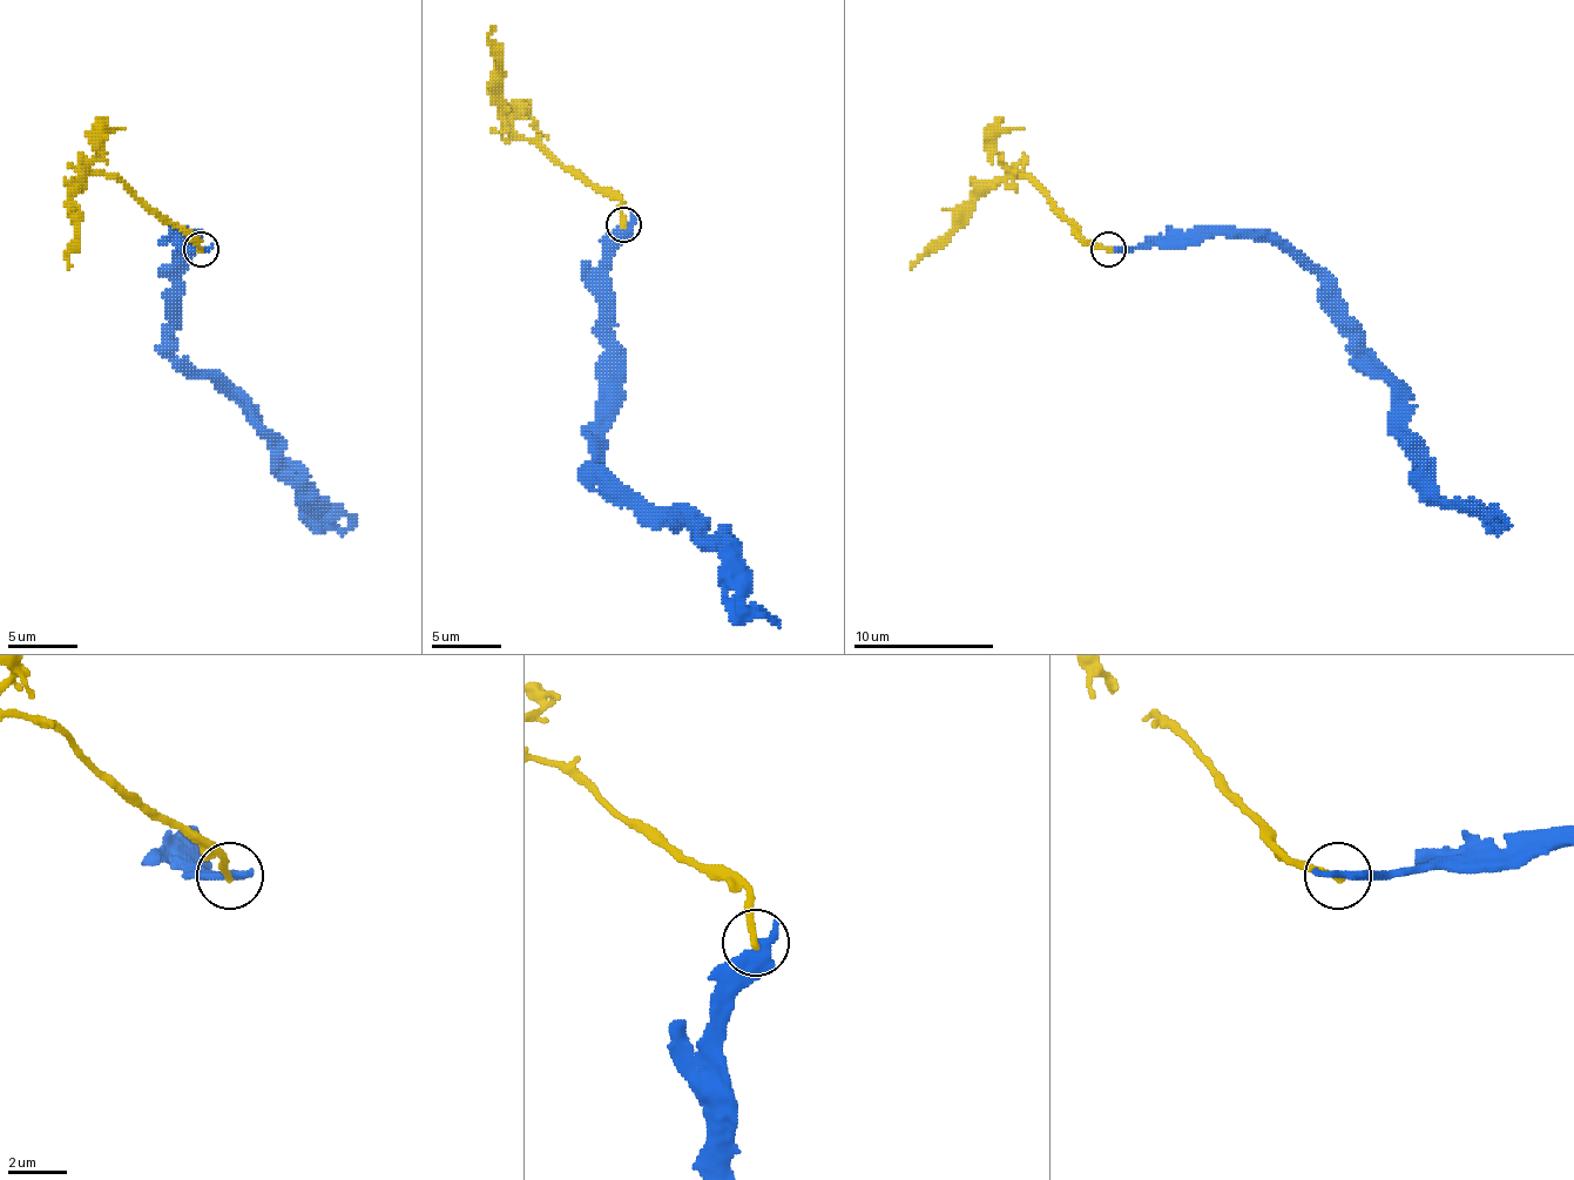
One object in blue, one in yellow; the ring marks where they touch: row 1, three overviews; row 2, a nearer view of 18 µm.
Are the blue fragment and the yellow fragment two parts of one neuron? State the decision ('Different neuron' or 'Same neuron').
Different neuron

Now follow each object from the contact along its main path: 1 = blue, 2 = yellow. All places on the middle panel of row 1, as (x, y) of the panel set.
1: (625, 223), (607, 272), (596, 470), (660, 518), (681, 518), (716, 543), (737, 599), (779, 627)
2: (625, 223), (617, 199), (512, 132), (494, 93), (491, 26)

